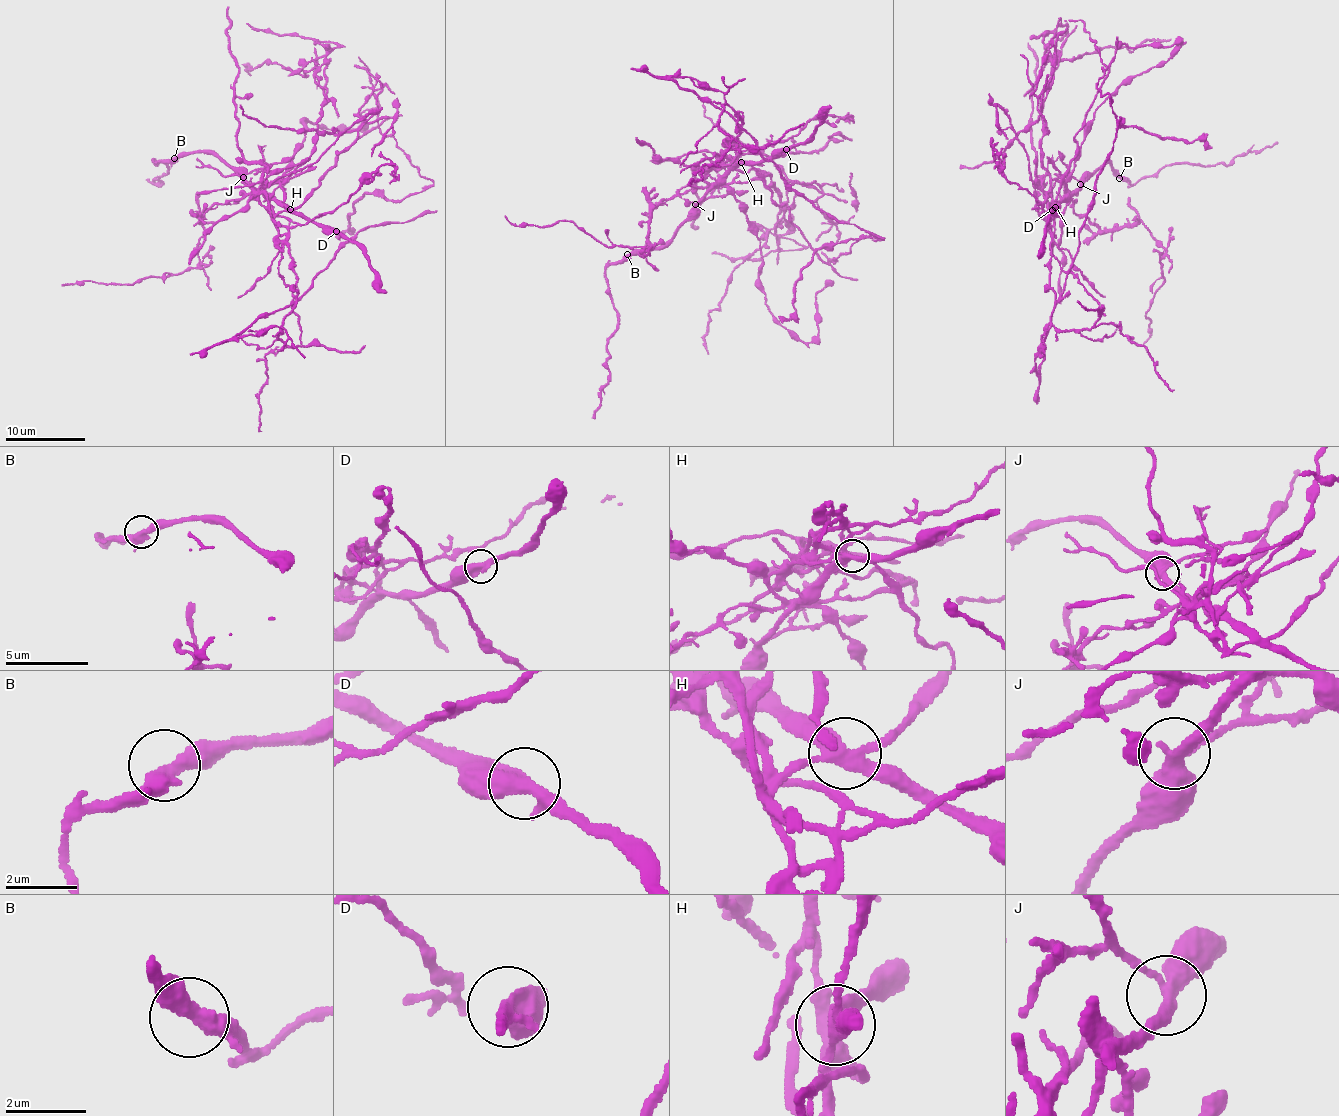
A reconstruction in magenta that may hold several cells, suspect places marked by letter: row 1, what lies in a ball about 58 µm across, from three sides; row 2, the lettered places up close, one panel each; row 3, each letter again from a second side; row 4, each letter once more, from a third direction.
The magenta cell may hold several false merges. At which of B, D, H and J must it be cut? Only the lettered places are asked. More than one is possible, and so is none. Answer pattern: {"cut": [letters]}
{"cut": ["H", "J"]}

